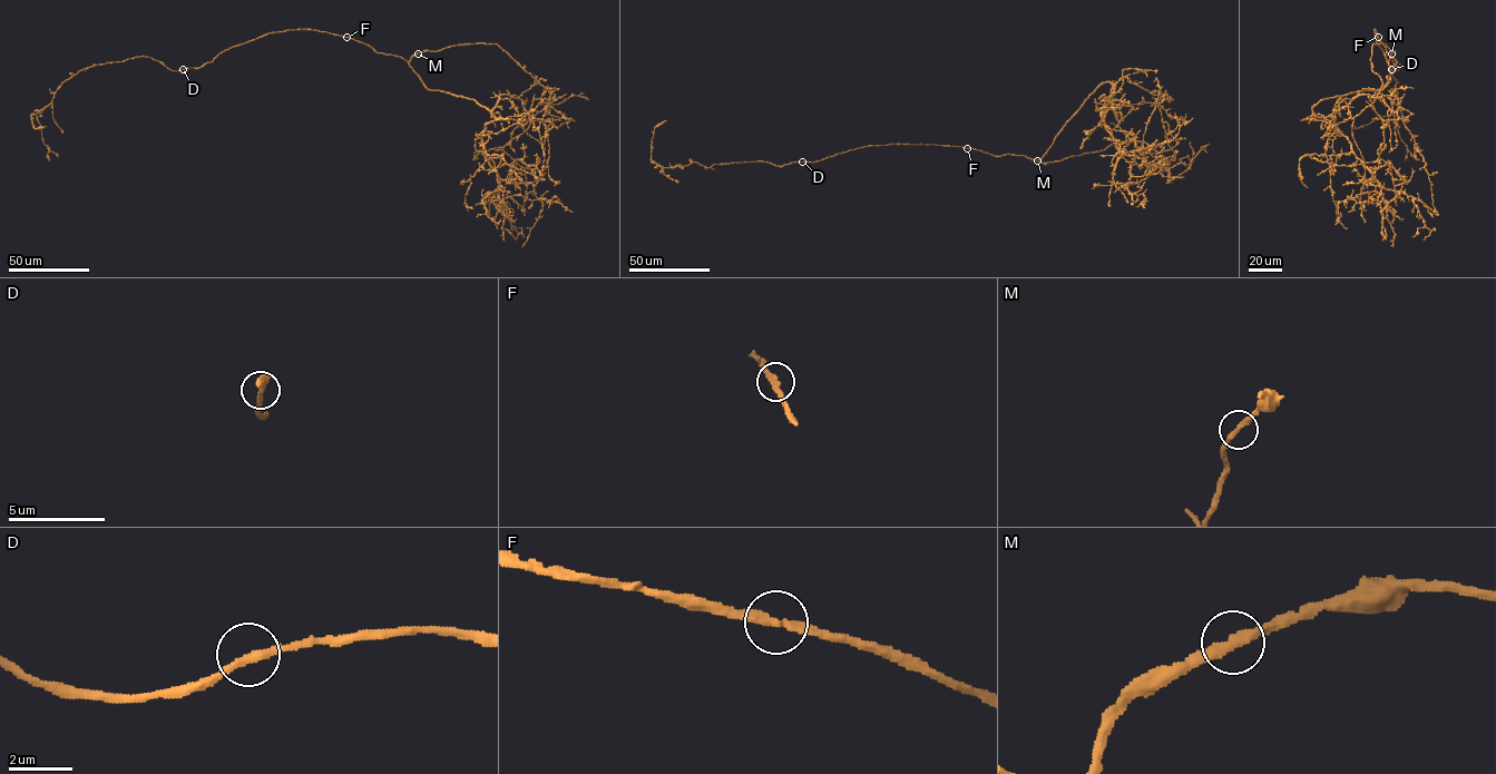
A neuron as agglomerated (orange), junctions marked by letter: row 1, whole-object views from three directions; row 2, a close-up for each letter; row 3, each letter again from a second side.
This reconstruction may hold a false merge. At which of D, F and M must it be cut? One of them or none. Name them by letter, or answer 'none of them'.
none of them

